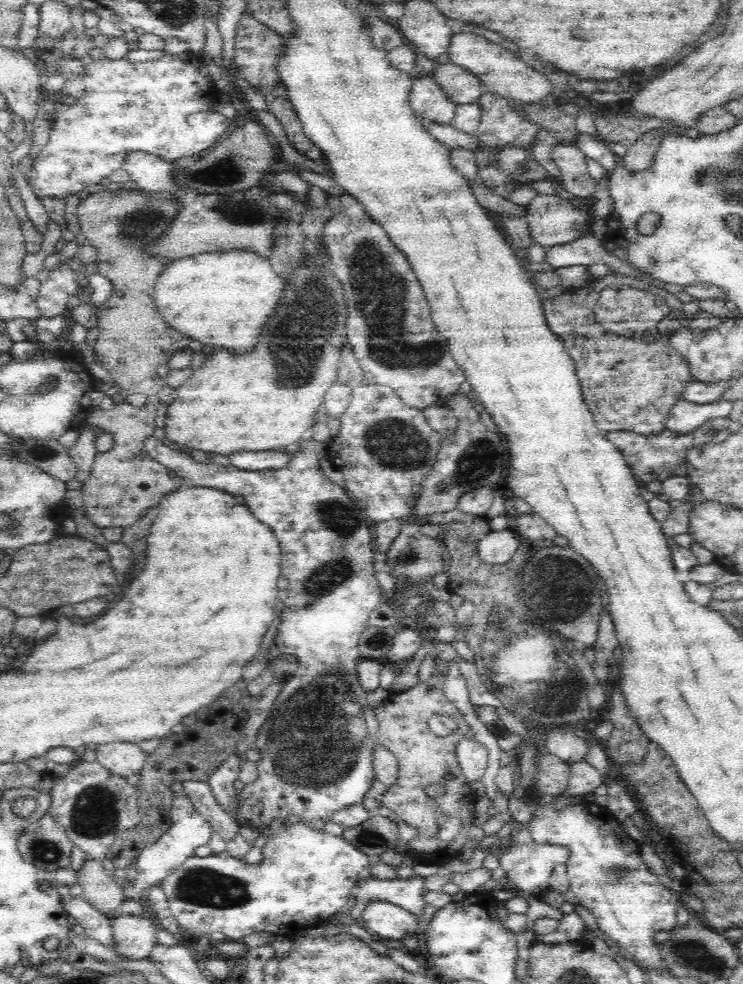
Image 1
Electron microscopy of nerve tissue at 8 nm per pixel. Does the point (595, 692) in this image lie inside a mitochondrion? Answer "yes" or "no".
yes

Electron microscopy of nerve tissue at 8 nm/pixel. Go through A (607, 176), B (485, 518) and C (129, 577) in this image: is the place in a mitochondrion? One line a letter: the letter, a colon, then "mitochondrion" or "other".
A: other
B: other
C: other

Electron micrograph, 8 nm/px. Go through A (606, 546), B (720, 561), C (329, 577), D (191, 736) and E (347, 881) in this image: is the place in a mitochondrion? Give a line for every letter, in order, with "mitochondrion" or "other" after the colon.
A: other
B: other
C: mitochondrion
D: other
E: other

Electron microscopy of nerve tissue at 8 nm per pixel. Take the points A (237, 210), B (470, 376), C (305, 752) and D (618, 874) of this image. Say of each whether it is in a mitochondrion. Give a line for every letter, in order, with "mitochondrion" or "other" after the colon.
A: mitochondrion
B: other
C: mitochondrion
D: mitochondrion

